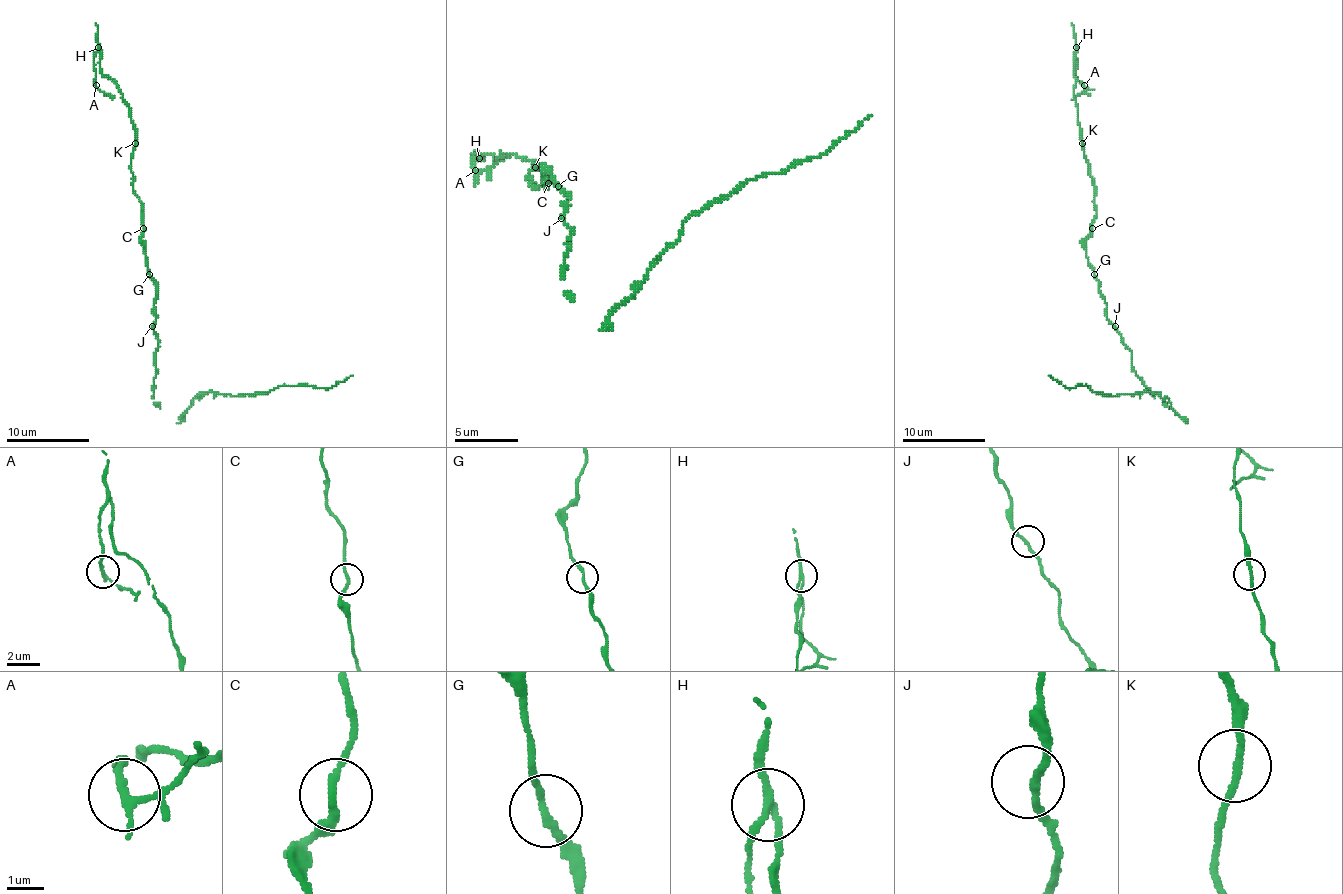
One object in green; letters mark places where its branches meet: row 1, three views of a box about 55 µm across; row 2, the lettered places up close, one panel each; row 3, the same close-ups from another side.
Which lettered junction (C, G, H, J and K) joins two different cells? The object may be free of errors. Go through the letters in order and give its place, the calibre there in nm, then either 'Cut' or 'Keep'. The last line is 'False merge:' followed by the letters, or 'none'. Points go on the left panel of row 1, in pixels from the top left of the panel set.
C: Place: (143, 228). Thickness 190 nm. Keep
G: Place: (149, 274). Thickness 180 nm. Keep
H: Place: (98, 47). Thickness 170 nm. Cut
J: Place: (152, 326). Thickness 180 nm. Keep
K: Place: (135, 143). Thickness 190 nm. Keep
False merge: H

